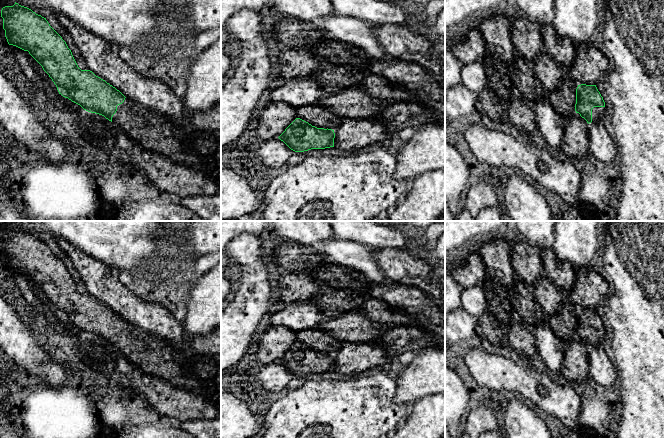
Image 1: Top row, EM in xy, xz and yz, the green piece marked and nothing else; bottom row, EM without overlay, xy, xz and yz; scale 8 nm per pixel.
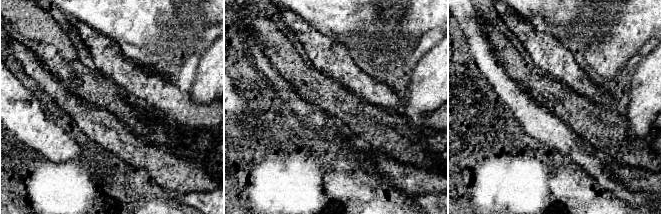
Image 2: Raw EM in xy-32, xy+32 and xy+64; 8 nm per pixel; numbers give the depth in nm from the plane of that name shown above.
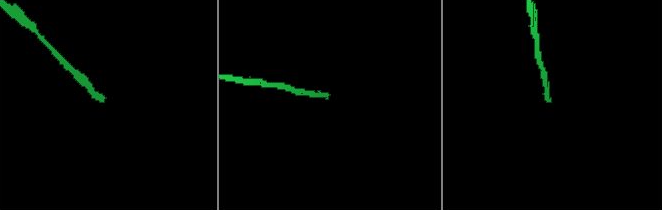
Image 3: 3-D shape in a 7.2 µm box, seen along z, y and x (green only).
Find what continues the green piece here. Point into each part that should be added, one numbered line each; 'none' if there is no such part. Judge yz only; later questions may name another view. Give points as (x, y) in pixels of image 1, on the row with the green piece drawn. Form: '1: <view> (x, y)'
1: yz (598, 113)

